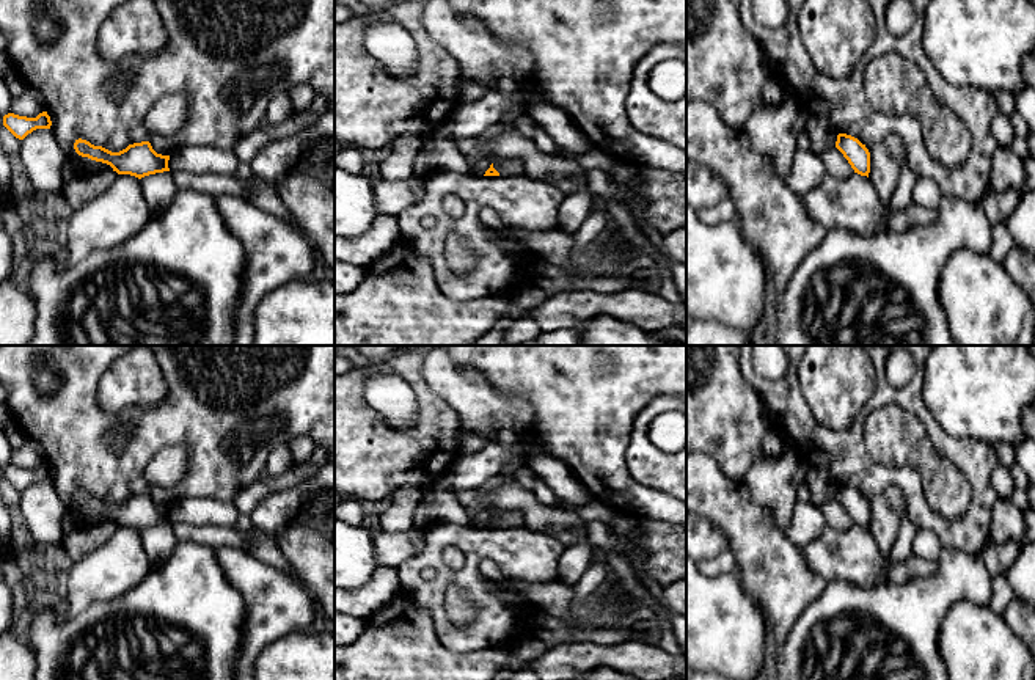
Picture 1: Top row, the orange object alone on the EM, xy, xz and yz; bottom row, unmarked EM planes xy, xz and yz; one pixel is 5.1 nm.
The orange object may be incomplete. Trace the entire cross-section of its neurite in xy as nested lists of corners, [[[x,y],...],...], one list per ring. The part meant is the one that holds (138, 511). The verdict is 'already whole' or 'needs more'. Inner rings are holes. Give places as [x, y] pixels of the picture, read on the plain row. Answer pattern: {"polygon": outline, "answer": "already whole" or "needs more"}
{"polygon": [[[79,490],[74,495],[74,501],[82,509],[110,517],[118,526],[130,526],[138,531],[170,523],[170,507],[157,506],[149,493],[133,495],[119,504],[112,504]]], "answer": "already whole"}

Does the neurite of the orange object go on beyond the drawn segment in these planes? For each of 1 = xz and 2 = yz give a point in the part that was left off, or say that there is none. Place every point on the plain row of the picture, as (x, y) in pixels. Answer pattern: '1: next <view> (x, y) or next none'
1: next none
2: next none

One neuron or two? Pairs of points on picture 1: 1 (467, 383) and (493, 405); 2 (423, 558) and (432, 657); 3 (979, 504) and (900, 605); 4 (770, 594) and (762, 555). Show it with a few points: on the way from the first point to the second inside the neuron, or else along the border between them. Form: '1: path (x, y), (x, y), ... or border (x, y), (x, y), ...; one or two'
1: path (473, 390), (487, 404); one
2: border (401, 588), (427, 613), (437, 639), (443, 646); two
3: border (943, 547), (980, 555); two
4: path (770, 584), (770, 564); one

